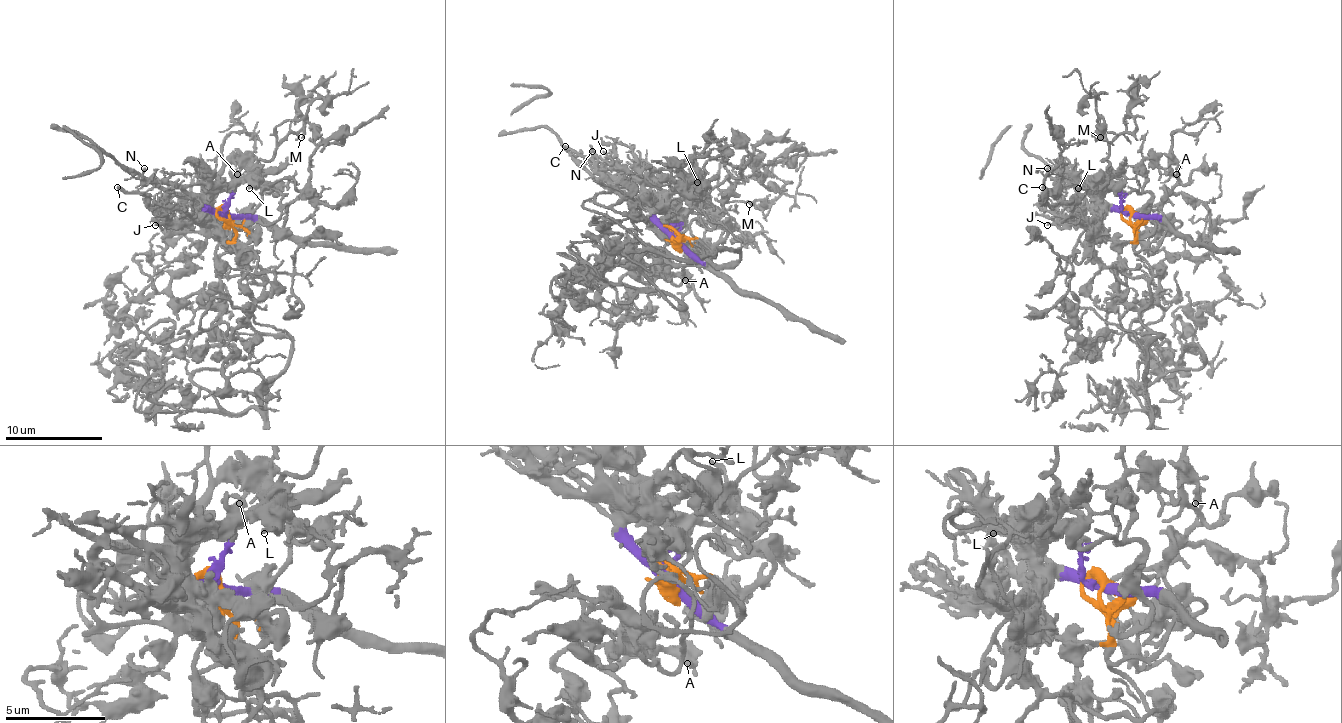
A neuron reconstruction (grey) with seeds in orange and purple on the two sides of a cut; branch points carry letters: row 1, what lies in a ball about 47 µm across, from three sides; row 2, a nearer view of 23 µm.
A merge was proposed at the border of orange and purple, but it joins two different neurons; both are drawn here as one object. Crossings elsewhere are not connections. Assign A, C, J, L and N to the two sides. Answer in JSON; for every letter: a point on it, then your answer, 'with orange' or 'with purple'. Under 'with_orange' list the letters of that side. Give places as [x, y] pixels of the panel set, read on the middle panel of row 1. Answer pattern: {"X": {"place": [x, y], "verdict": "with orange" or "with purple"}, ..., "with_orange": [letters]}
{"A": {"place": [685, 280], "verdict": "with orange"}, "C": {"place": [565, 146], "verdict": "with purple"}, "J": {"place": [603, 151], "verdict": "with purple"}, "L": {"place": [697, 182], "verdict": "with purple"}, "N": {"place": [592, 151], "verdict": "with purple"}, "with_orange": ["A"]}

